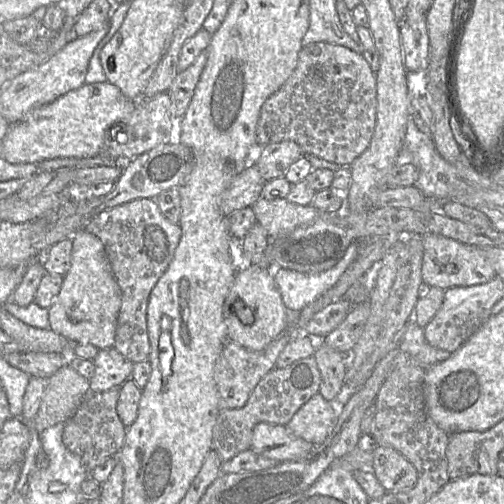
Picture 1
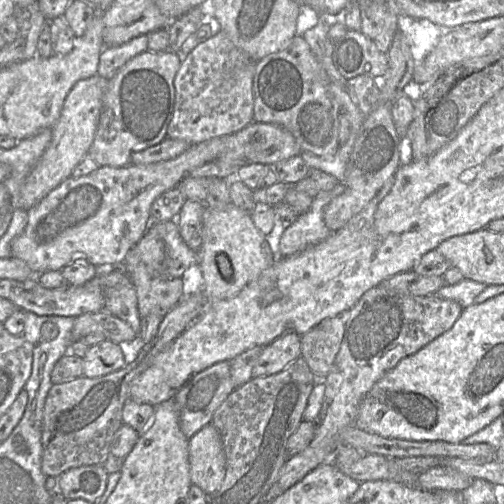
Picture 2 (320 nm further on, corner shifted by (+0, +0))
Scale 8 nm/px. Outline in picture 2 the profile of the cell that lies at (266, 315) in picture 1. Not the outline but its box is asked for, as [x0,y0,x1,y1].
[199,202,273,303]

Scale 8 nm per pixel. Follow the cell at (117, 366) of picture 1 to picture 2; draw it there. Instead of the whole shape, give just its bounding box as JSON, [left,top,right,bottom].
[81,339,126,378]

